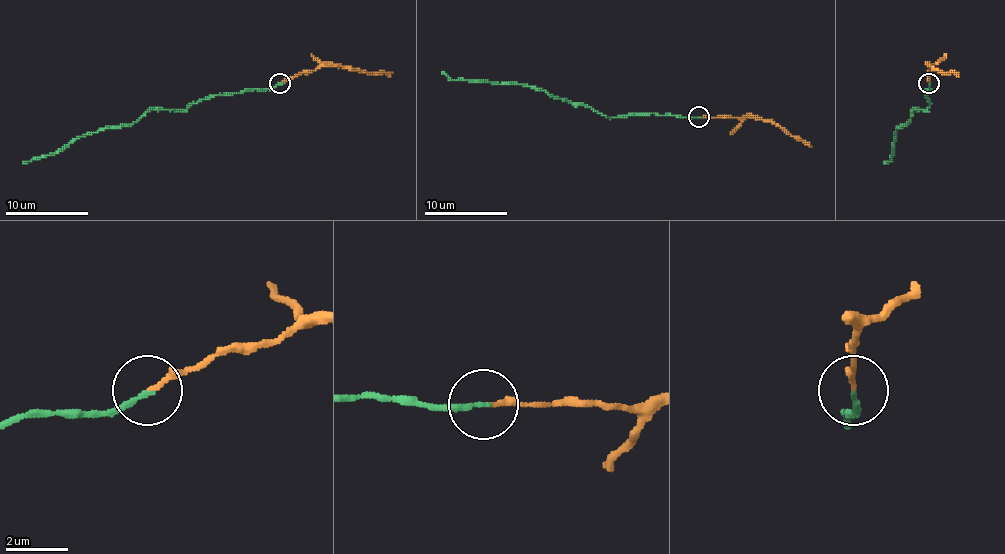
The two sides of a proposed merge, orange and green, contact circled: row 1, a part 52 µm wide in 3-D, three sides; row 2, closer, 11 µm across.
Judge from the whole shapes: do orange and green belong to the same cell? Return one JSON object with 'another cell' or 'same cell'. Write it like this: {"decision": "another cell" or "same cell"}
{"decision": "same cell"}

